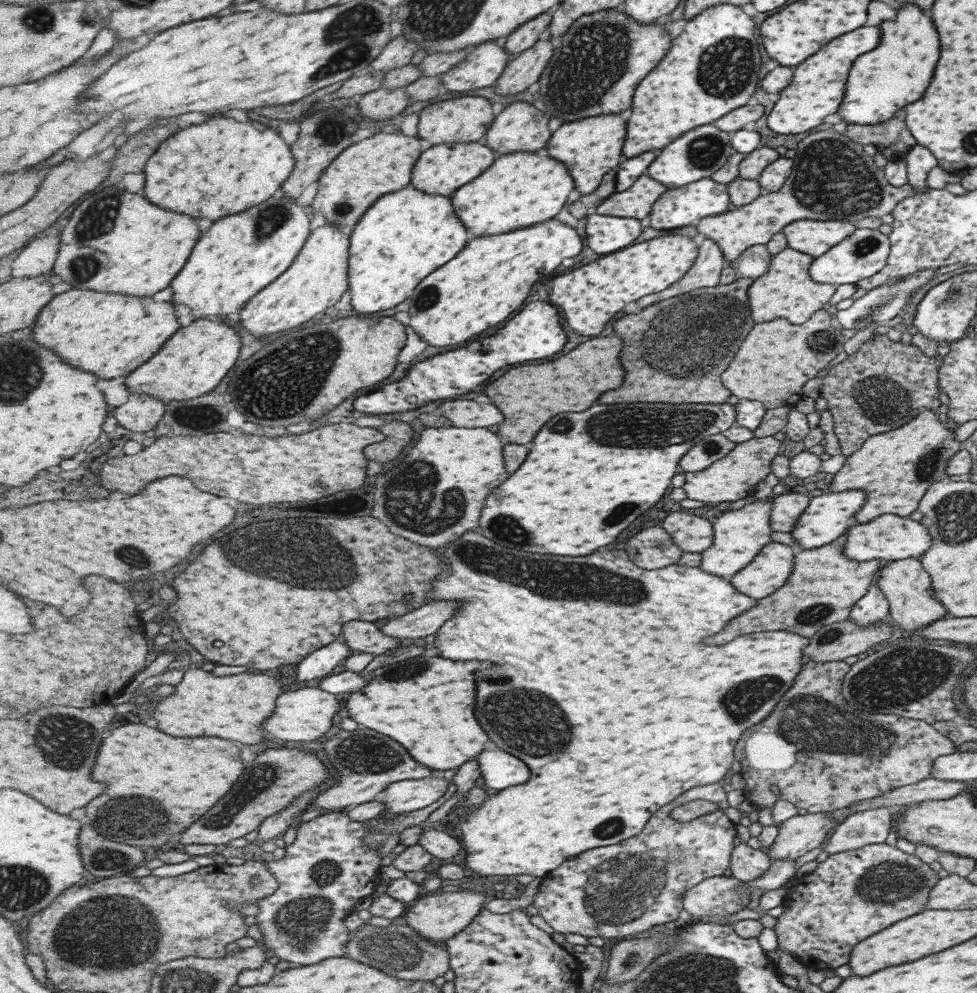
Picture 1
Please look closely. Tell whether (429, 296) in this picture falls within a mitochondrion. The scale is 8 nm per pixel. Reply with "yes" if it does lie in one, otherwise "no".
yes

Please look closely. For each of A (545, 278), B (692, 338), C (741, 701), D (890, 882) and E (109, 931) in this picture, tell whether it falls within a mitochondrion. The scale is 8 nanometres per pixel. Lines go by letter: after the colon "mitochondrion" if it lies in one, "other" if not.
A: other
B: mitochondrion
C: mitochondrion
D: mitochondrion
E: mitochondrion

